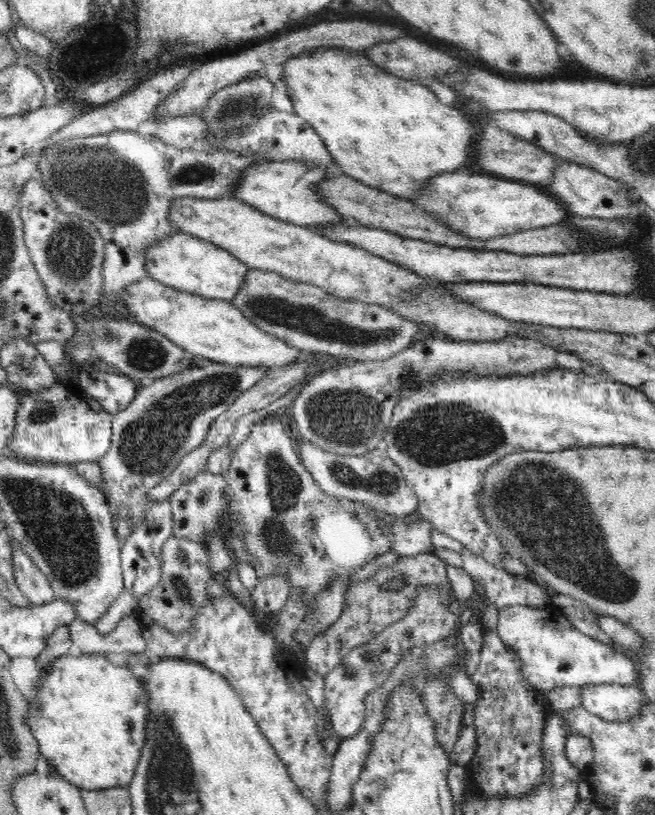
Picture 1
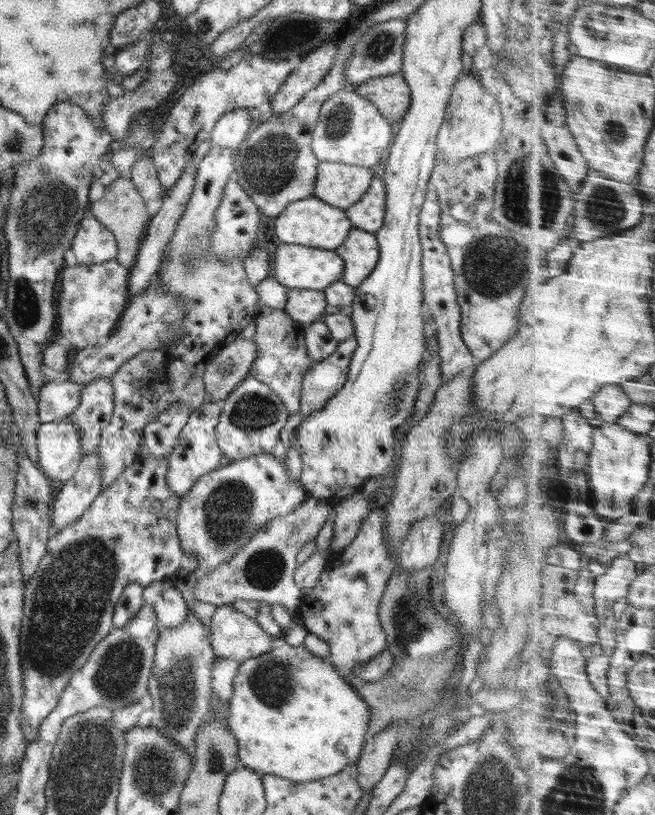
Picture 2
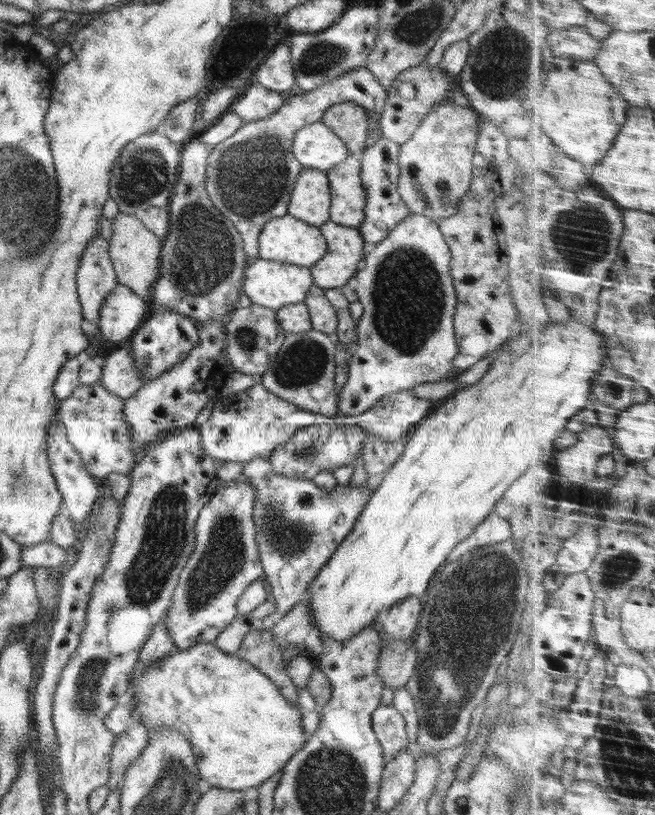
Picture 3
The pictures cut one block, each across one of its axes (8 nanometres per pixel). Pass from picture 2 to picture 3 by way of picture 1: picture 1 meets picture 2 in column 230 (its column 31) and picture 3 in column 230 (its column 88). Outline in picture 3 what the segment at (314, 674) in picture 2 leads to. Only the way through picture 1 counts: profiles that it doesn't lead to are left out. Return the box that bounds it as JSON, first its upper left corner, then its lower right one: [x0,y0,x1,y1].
[132,643,308,791]

